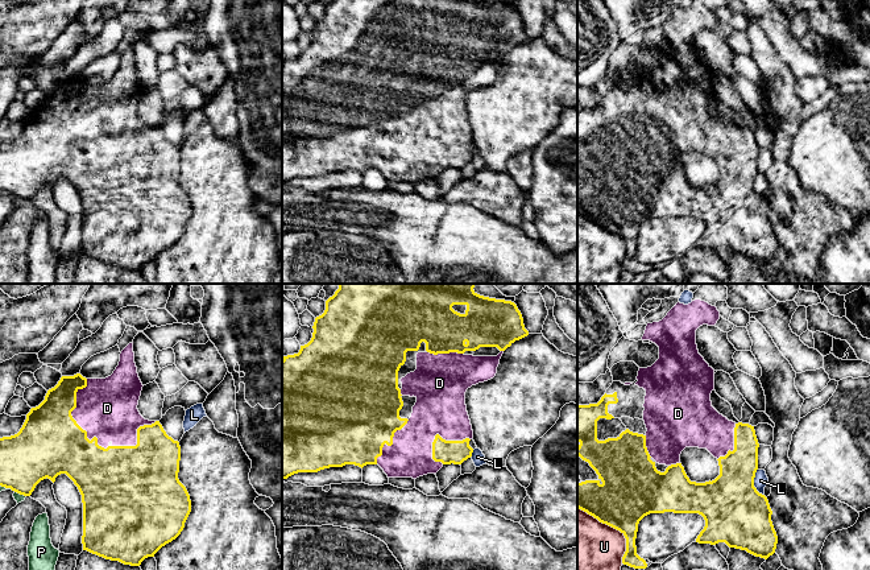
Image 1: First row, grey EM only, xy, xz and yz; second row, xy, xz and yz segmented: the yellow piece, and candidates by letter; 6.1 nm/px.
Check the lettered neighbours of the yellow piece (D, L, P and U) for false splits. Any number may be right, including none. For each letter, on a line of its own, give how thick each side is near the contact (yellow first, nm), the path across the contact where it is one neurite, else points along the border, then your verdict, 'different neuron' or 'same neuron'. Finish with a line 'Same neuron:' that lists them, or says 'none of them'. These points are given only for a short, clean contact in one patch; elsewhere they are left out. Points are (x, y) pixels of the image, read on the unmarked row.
D: 400 nm thick on the yellow side, 360 nm on the other; same neuron
L: 380 nm thick on the yellow side, 90 nm on the other; different neuron
P: 320 nm thick on the yellow side, 50 nm on the other; different neuron
U: 360 nm thick on the yellow side, 460 nm on the other; different neuron
Same neuron: D

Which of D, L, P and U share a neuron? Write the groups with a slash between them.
D / L / P / U

